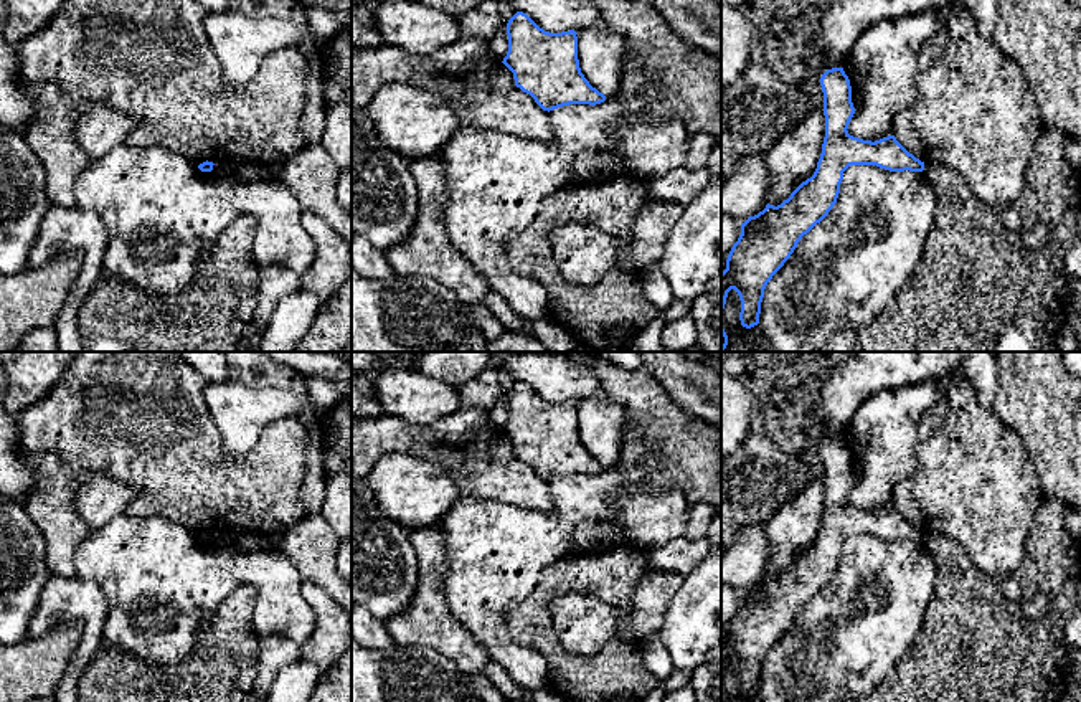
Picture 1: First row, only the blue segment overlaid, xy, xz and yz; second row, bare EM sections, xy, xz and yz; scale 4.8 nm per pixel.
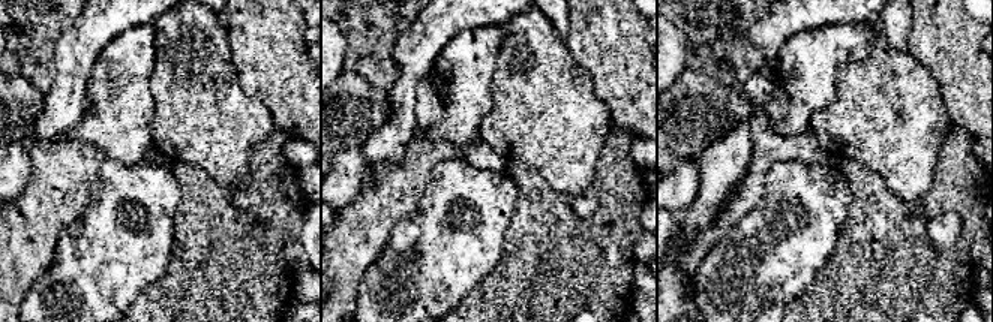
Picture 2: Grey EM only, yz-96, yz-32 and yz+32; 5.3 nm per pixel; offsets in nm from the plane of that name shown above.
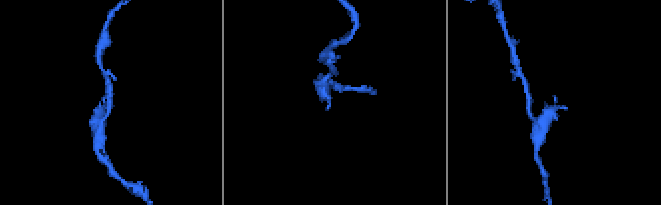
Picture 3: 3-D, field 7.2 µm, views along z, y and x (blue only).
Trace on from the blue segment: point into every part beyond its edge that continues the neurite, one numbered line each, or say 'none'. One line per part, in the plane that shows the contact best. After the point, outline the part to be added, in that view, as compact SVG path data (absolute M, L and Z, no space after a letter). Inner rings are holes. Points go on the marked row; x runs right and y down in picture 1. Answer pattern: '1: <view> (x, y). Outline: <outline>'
none

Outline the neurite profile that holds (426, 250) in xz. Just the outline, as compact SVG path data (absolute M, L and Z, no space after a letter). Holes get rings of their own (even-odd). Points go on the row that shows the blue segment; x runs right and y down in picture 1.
M439 155L409 162L416 182L418 216L406 240L386 251L394 274L429 274L464 302L477 304L492 291L452 246L444 228L447 178Z

